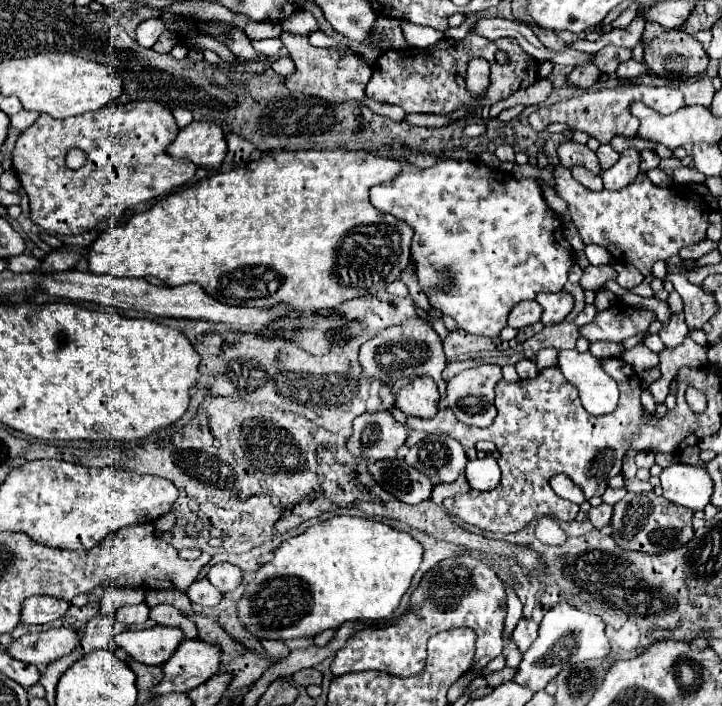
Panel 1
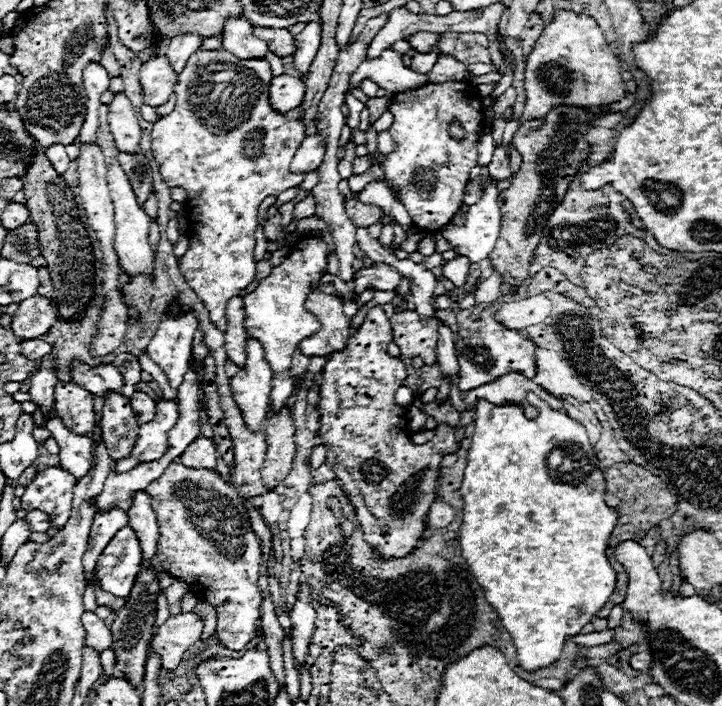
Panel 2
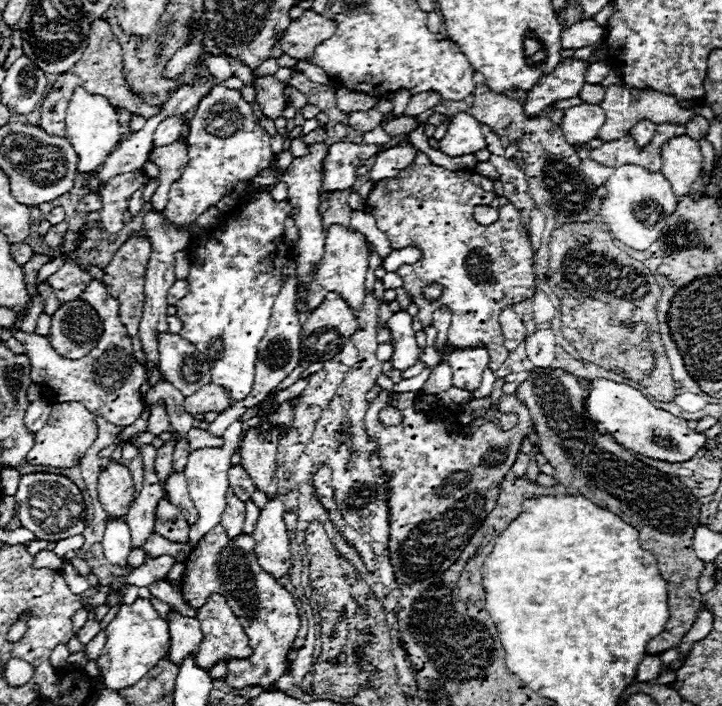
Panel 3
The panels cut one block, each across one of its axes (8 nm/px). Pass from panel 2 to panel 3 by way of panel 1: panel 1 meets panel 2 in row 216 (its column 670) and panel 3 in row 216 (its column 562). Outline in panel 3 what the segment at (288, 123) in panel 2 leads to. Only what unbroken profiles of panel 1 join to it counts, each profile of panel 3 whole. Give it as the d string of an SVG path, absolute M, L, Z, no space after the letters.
M222 84L212 86L208 96L196 106L186 142L188 164L182 178L172 184L170 202L164 210L164 216L178 226L192 224L210 206L216 206L224 196L230 196L238 182L250 182L272 162L270 134L260 126L252 106L242 94Z

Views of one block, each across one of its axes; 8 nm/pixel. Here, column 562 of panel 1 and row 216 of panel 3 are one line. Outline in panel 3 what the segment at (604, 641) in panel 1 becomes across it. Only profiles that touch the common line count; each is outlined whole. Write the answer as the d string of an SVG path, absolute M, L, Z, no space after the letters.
M638 164L614 168L614 174L604 182L606 196L600 204L600 216L610 226L610 232L634 250L646 250L660 238L668 216L676 210L676 194L662 172L650 172Z

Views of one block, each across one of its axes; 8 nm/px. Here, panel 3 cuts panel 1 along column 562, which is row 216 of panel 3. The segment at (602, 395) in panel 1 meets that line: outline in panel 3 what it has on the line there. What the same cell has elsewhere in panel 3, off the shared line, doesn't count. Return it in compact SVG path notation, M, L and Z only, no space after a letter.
M366 208L362 210L354 210L350 216L350 228L364 234L368 238L368 242L374 246L374 252L384 260L386 256L390 256L392 248L388 242L388 236L384 236L384 232L378 228L376 218L372 216L372 212L368 212Z

